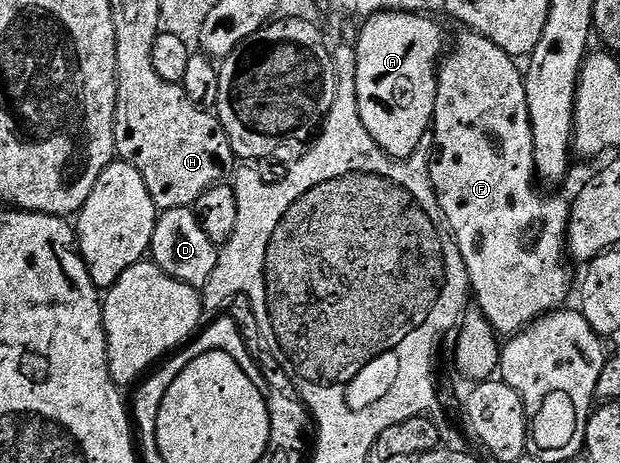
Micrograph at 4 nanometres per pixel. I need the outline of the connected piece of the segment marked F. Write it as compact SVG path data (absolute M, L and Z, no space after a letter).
M463 31L455 50L448 52L440 60L437 66L439 82L437 83L437 99L435 100L435 120L433 122L433 137L435 133L435 162L429 165L431 174L431 186L435 189L435 198L443 212L443 220L447 222L447 228L455 236L457 247L463 256L463 262L469 275L473 301L480 312L483 313L488 323L492 325L499 335L514 335L521 332L527 325L532 325L539 317L555 310L564 308L568 304L567 292L572 292L571 273L567 270L568 262L565 260L565 240L567 238L567 220L571 214L571 206L568 198L546 197L535 190L537 186L537 174L535 172L535 152L533 151L533 135L529 123L529 105L525 99L525 83L523 82L524 70L517 66L516 58L510 57L497 43L485 39L480 33Z

